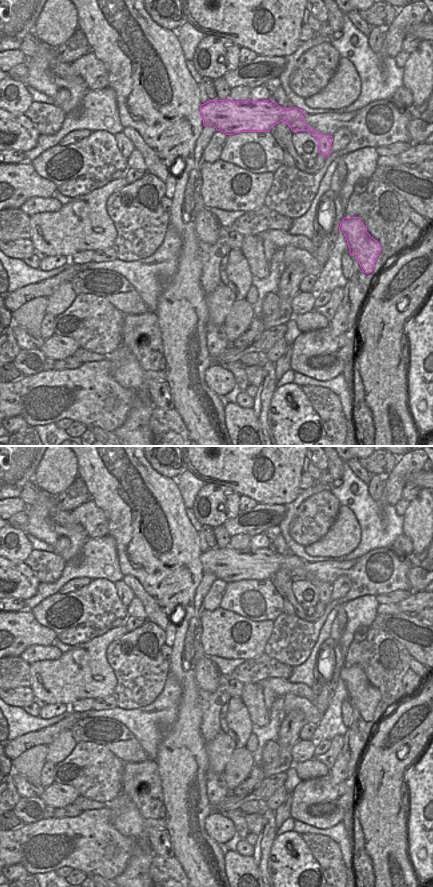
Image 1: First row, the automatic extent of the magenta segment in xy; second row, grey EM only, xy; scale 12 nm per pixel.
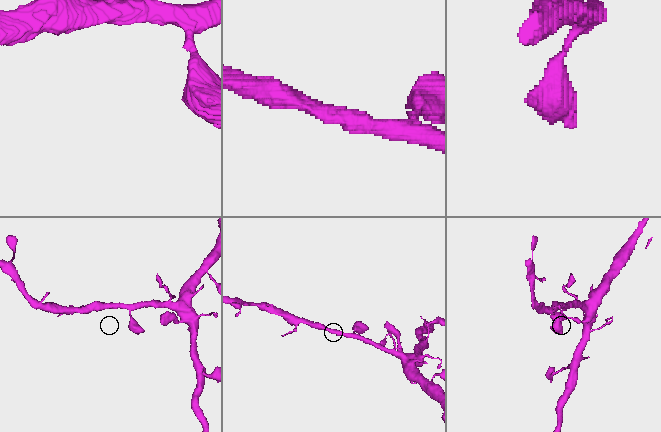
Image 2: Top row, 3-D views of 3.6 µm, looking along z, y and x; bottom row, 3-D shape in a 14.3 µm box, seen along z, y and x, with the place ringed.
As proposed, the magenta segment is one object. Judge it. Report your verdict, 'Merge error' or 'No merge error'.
No merge error.

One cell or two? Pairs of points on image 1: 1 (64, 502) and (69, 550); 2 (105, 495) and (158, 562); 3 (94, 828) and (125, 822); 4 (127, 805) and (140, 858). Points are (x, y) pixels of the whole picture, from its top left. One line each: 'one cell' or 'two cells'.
1: two cells
2: one cell
3: two cells
4: one cell

